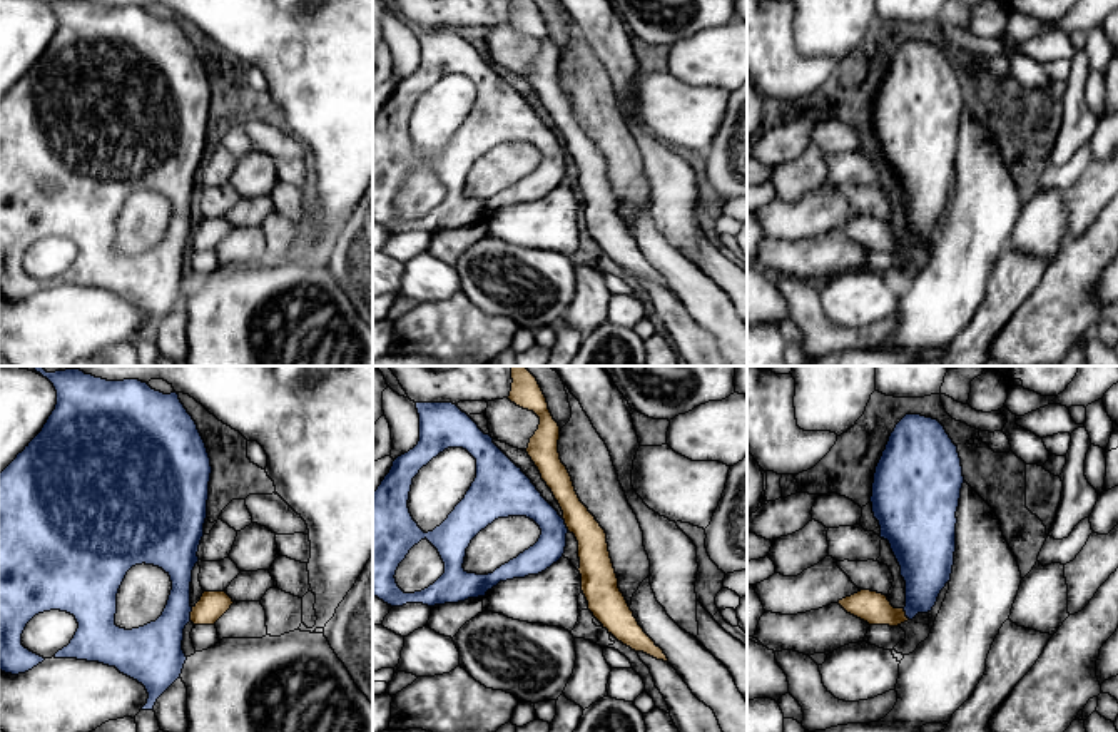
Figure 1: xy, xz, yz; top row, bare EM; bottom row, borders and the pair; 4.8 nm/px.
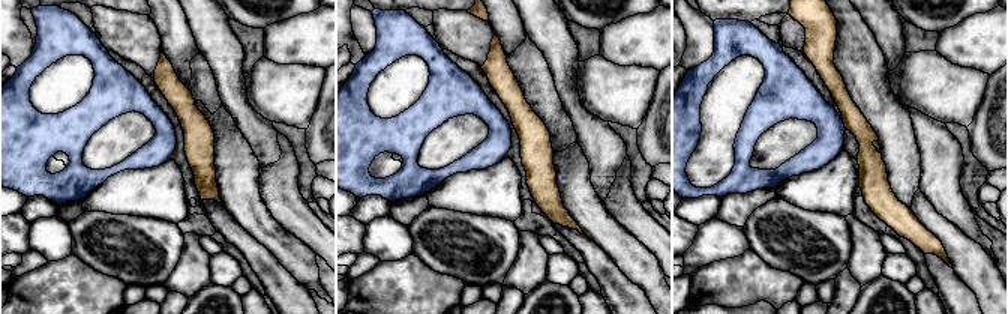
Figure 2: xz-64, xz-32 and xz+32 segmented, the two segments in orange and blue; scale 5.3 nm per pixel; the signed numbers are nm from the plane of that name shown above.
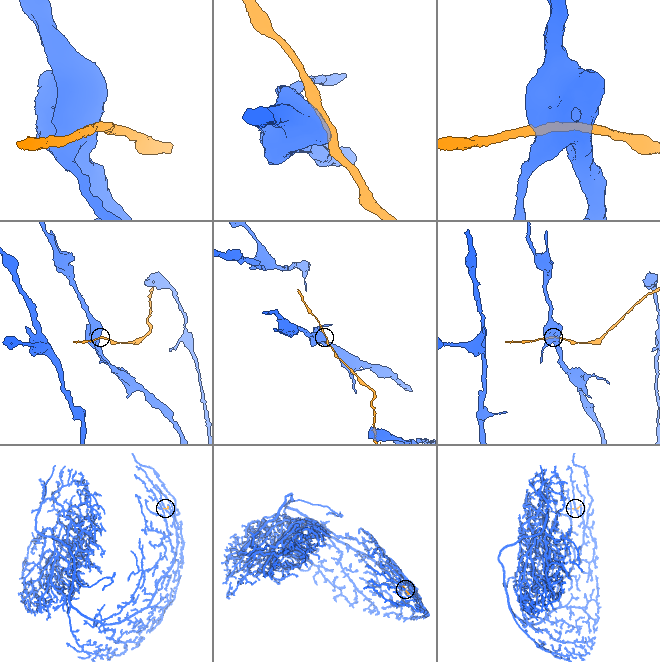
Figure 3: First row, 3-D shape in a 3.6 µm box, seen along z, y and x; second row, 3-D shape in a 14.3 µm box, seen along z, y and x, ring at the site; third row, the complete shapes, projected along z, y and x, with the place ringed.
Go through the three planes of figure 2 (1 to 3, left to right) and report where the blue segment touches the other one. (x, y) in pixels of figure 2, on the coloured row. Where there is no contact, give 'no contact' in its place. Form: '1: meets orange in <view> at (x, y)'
1: no contact
2: no contact
3: meets orange in xz+32 at (845, 125)

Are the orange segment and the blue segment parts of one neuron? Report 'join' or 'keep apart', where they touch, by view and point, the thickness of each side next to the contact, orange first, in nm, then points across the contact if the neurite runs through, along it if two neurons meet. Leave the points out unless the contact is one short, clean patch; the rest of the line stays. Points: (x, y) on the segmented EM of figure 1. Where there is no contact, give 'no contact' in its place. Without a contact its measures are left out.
keep apart; meets orange in xy at (191, 614); 140 nm thick on the orange side, 260 nm on the other; border along xy (193, 607), (189, 620)

